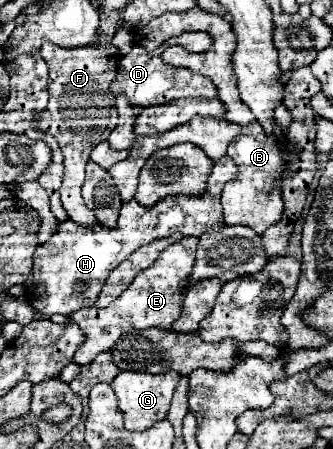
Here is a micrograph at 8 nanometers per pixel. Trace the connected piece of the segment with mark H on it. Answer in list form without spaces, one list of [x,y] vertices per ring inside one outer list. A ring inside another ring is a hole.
[[[222,156],[214,162],[206,182],[206,192],[202,196],[166,196],[152,208],[144,208],[136,200],[130,200],[122,204],[118,226],[112,230],[102,228],[100,224],[80,226],[72,220],[62,222],[52,238],[38,244],[34,252],[32,282],[26,288],[30,304],[46,316],[68,316],[80,308],[92,306],[108,272],[126,260],[126,256],[130,256],[136,248],[150,244],[154,238],[172,236],[174,232],[182,232],[184,236],[200,236],[206,230],[218,230],[224,224],[220,194],[224,184],[234,178],[234,172],[238,172],[238,166],[230,160],[230,156]]]

